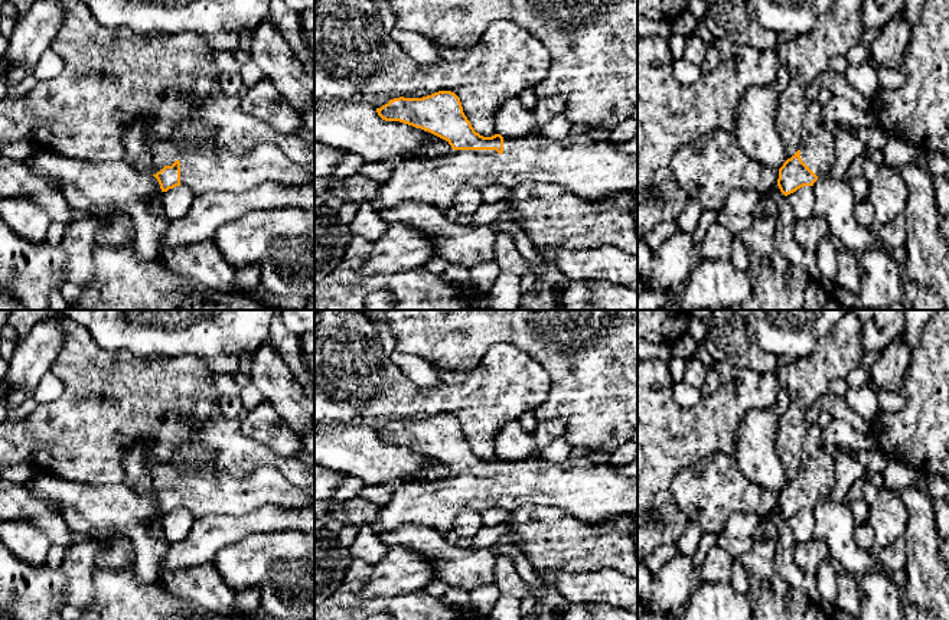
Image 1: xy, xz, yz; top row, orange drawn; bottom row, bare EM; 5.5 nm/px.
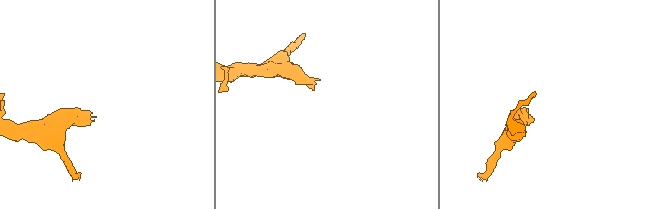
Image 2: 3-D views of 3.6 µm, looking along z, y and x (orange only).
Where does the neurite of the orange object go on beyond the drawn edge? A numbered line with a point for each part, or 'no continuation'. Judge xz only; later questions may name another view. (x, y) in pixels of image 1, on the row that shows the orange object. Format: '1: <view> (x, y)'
1: xz (590, 169)

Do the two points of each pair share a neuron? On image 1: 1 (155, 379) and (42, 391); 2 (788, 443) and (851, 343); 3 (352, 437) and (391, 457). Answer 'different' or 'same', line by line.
1: different
2: same
3: same

